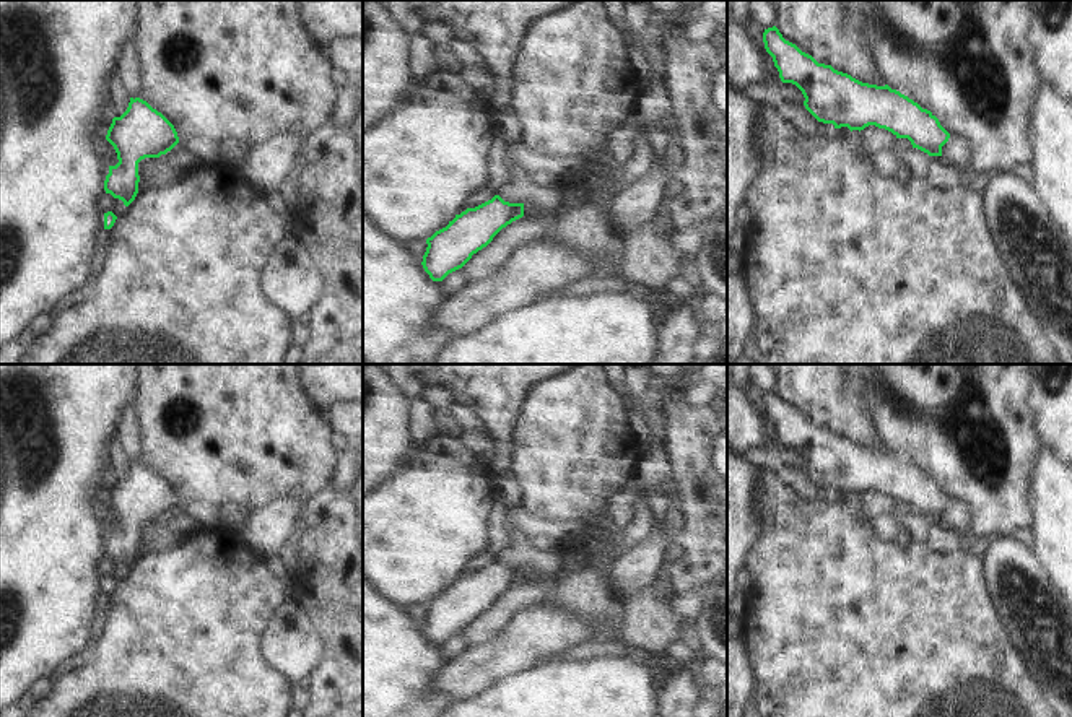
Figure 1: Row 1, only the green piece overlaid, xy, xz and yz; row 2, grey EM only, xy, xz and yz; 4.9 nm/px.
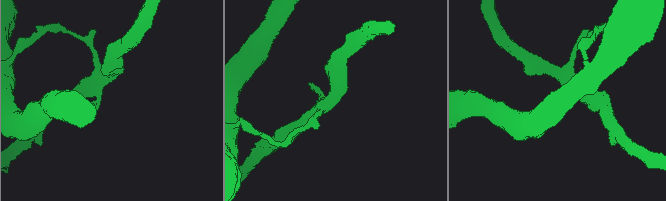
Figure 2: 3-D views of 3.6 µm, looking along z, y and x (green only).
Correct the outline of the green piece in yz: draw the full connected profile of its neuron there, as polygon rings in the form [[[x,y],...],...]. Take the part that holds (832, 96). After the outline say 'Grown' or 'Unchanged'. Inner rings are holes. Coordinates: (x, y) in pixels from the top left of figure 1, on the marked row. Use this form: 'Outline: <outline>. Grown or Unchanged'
Outline: [[[776,26],[765,29],[763,42],[781,81],[802,91],[805,109],[818,122],[833,124],[835,128],[848,127],[851,132],[875,125],[896,138],[908,138],[913,148],[929,156],[942,156],[950,133],[930,111],[908,96],[888,85],[862,83],[831,65],[818,63],[786,41]]]. Unchanged.

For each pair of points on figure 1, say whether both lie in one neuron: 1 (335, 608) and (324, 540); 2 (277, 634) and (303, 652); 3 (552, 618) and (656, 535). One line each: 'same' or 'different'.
1: same
2: same
3: different

